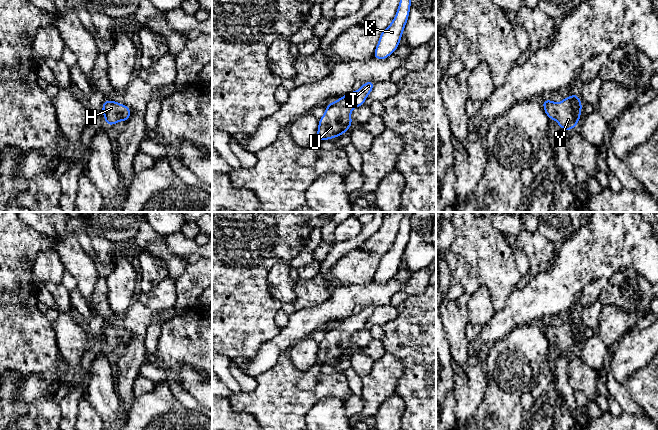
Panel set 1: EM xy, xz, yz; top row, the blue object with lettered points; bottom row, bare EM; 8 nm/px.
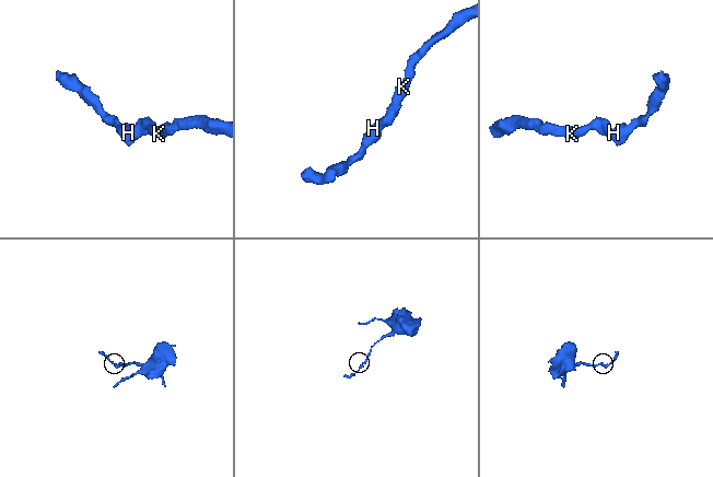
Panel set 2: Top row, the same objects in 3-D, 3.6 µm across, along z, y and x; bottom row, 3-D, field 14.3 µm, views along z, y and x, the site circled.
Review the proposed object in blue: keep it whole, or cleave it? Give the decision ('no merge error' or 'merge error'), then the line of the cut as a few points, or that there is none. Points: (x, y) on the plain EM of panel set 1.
no merge error | no cut

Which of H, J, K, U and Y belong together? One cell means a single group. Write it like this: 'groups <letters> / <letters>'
groups H J K U Y

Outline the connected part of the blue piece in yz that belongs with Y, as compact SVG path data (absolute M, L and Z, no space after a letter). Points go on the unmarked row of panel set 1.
M577 316L560 327L545 323L542 328L549 344L555 343L562 354L573 354L580 344L582 326Z

